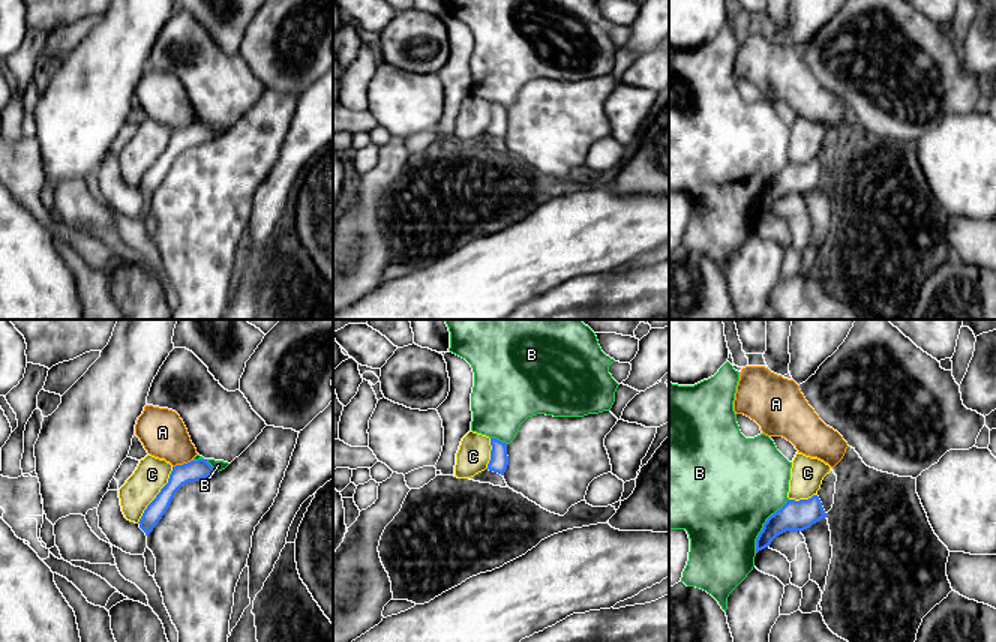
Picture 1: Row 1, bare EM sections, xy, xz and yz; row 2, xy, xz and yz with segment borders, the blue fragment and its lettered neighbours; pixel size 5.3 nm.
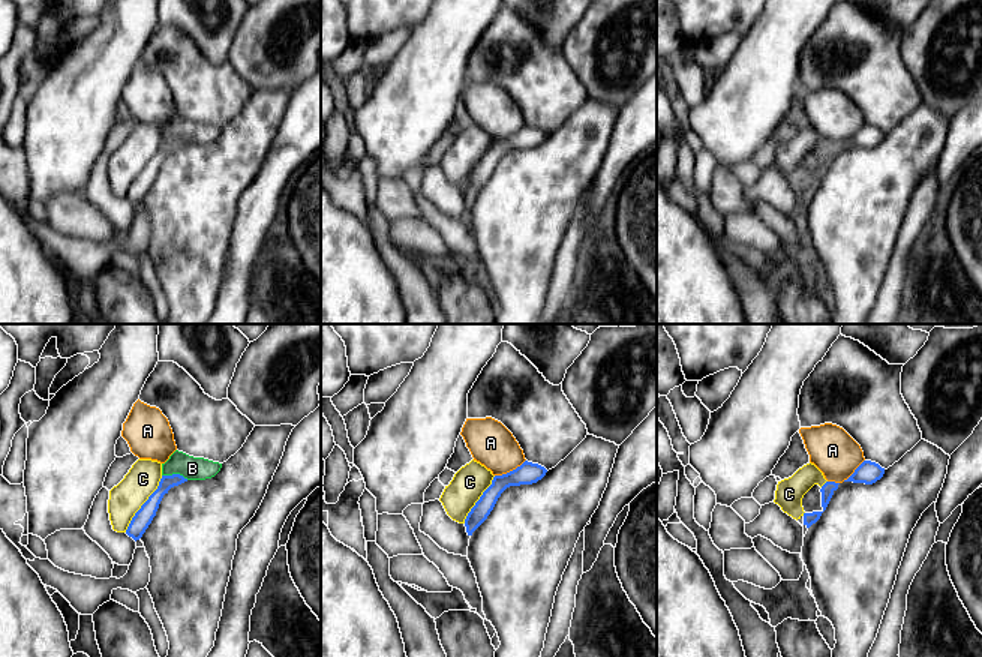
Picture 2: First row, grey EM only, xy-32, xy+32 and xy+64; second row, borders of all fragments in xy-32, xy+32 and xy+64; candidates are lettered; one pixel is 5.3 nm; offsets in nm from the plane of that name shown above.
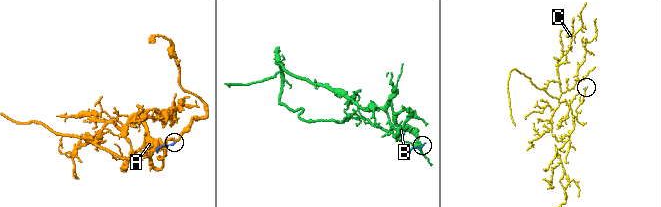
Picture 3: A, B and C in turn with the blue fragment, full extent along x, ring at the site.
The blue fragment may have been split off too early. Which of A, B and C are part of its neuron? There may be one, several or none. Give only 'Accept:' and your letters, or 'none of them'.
Accept: none of them

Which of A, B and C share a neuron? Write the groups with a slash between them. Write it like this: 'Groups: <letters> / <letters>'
Groups: A / B / C

